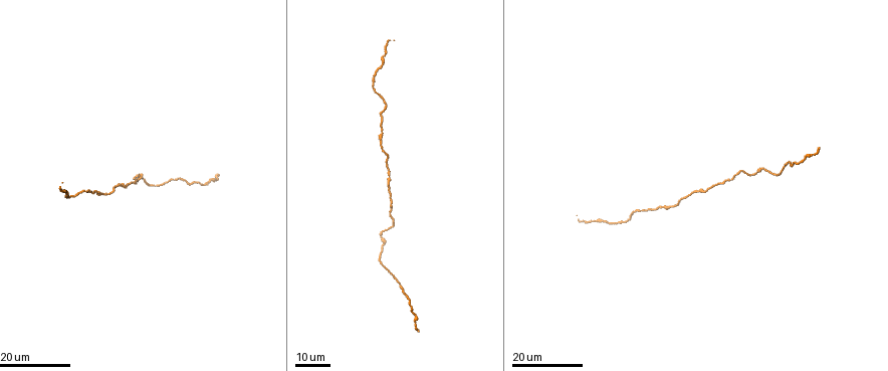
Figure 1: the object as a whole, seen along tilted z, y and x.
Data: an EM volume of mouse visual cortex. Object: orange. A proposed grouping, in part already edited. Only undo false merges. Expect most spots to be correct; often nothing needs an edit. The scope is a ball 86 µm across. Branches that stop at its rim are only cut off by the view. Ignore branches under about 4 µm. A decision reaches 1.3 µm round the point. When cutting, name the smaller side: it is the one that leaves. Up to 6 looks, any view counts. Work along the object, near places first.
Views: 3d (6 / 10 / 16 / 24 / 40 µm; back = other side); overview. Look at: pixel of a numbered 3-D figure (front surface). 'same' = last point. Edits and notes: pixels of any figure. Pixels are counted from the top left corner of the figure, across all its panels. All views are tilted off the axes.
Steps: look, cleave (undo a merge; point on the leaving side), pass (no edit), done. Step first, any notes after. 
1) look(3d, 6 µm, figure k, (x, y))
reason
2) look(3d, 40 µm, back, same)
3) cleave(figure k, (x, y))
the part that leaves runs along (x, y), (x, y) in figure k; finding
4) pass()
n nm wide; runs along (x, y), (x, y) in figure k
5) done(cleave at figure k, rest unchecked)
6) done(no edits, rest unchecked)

look(3d, 16 µm, figure 1, (705, 191))
calibre changes

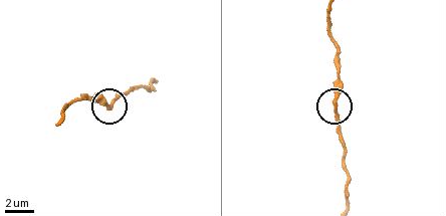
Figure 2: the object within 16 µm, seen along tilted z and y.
look(3d, 6 µm, figure 2, (337, 105))

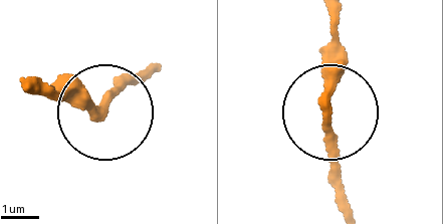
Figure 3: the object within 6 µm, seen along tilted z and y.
pass()
runs along (345, 199), (331, 138), (337, 20) in figure 3; all the same neuron

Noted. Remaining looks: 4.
look(3d, 16 µm, figure 1, (384, 242))
sudden change in width

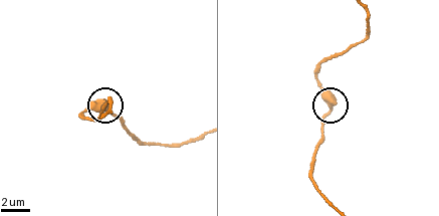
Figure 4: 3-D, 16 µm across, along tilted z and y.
look(3d, 6 µm, figure 4, (328, 110))

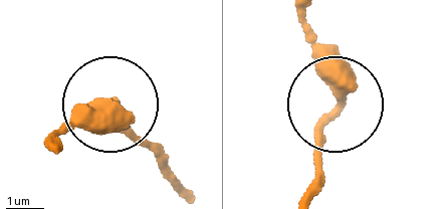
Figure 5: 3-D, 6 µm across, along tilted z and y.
pass()
runs along (308, 16), (316, 66), (338, 108), (308, 195) in figure 5; one neuron here

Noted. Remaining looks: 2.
look(3d, 16 µm, figure 1, (409, 301))
sudden change in width

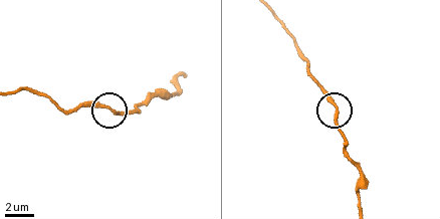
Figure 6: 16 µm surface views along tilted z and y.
look(3d, 10 µm, figure 6, (335, 102))

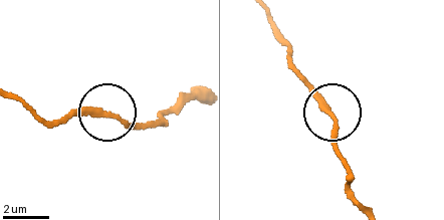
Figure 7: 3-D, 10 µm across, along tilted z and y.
pass()
runs along (12, 95), (55, 124), (104, 112), (129, 123), (162, 127) in figure 7; continuous, no second neuron

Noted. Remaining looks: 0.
done(no edits, rest unchecked)

